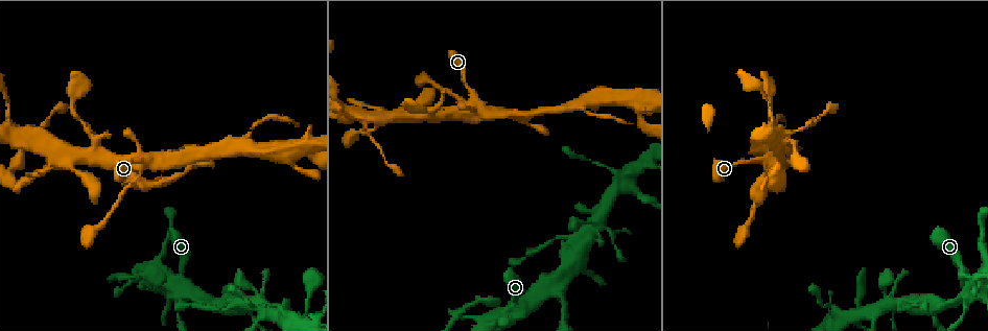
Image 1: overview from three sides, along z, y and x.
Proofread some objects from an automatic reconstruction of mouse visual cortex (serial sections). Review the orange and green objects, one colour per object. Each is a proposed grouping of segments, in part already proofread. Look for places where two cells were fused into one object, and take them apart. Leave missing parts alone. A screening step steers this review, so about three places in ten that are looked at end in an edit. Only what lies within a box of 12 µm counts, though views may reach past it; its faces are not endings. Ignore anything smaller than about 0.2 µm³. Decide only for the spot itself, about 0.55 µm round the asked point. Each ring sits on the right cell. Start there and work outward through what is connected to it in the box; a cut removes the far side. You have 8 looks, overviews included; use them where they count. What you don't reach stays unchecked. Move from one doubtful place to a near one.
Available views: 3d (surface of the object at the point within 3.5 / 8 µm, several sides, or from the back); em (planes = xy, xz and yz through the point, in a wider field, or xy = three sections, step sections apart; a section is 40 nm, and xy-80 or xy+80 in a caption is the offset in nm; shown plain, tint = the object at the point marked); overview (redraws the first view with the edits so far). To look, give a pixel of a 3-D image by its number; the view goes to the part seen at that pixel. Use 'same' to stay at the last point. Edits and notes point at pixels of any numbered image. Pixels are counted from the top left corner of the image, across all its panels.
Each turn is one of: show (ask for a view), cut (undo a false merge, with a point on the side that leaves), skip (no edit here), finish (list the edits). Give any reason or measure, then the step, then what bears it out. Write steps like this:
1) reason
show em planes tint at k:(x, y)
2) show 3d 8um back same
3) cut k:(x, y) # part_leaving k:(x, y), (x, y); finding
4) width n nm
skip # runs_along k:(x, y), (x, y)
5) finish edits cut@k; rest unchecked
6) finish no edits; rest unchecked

abrupt turn
show 3d 8um at 1:(475, 108)

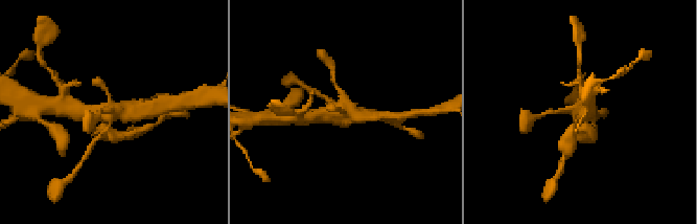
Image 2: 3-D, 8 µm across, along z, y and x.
show 3d 3.5um at 2:(345, 110)

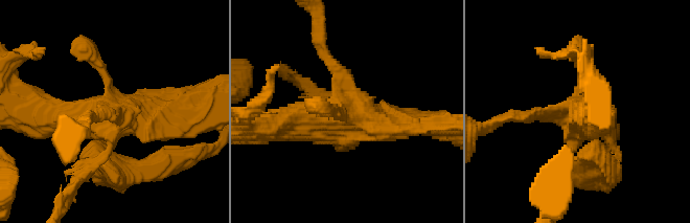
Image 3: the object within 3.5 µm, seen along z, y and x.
show em xy step 2 tint at 3:(349, 112)

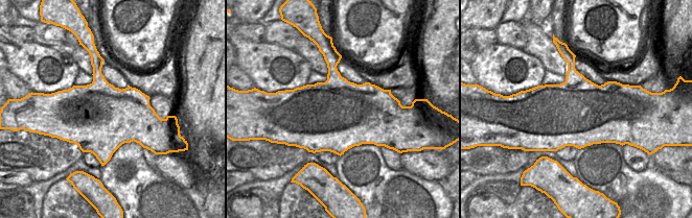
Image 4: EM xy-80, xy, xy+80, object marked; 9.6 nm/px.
skip # runs_along 3:(322, 51), (351, 111), (280, 124); all the same cell

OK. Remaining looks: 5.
thin arm on a thick one
show em planes tint at 1:(775, 133)

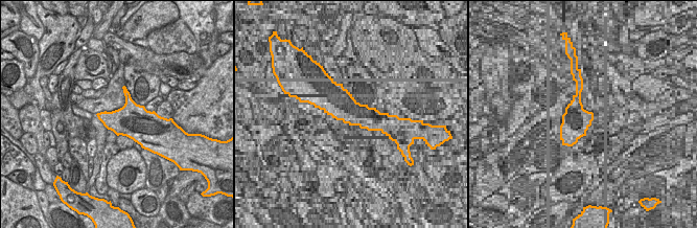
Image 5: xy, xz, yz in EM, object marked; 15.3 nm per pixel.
see where the arms go
show 3d 3.5um same

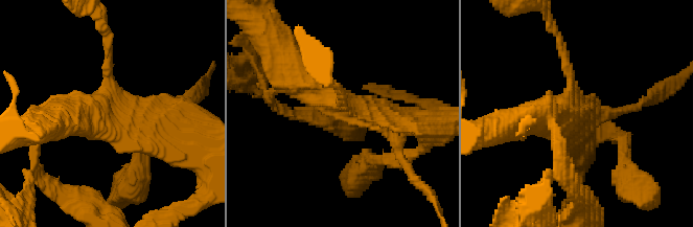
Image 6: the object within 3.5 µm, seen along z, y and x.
arm_widths 150, 350, 400 nm
skip # runs_along 6:(180, 126), (113, 119), (107, 59); all the same cell

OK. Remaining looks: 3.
a narrow waist
show 3d 3.5um at 1:(522, 309)

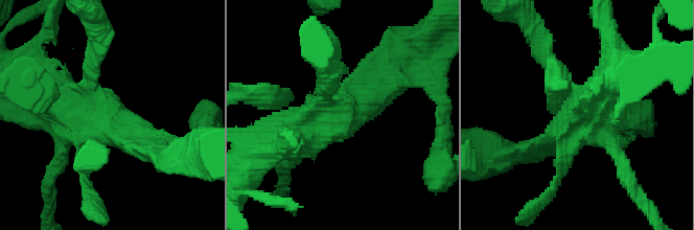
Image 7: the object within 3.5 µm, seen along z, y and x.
show em xy step 2 tint at 7:(103, 111)

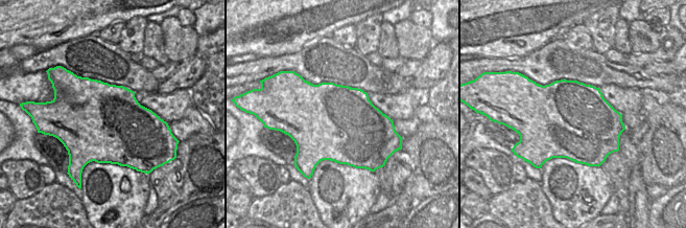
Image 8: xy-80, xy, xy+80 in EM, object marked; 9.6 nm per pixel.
arms 4; arm_widths 150, 200, 400, 600 nm
skip # runs_along 7:(98, 52), (95, 97), (156, 145); continuous, no second cell

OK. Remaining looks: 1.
finish no edits; rest unchecked

